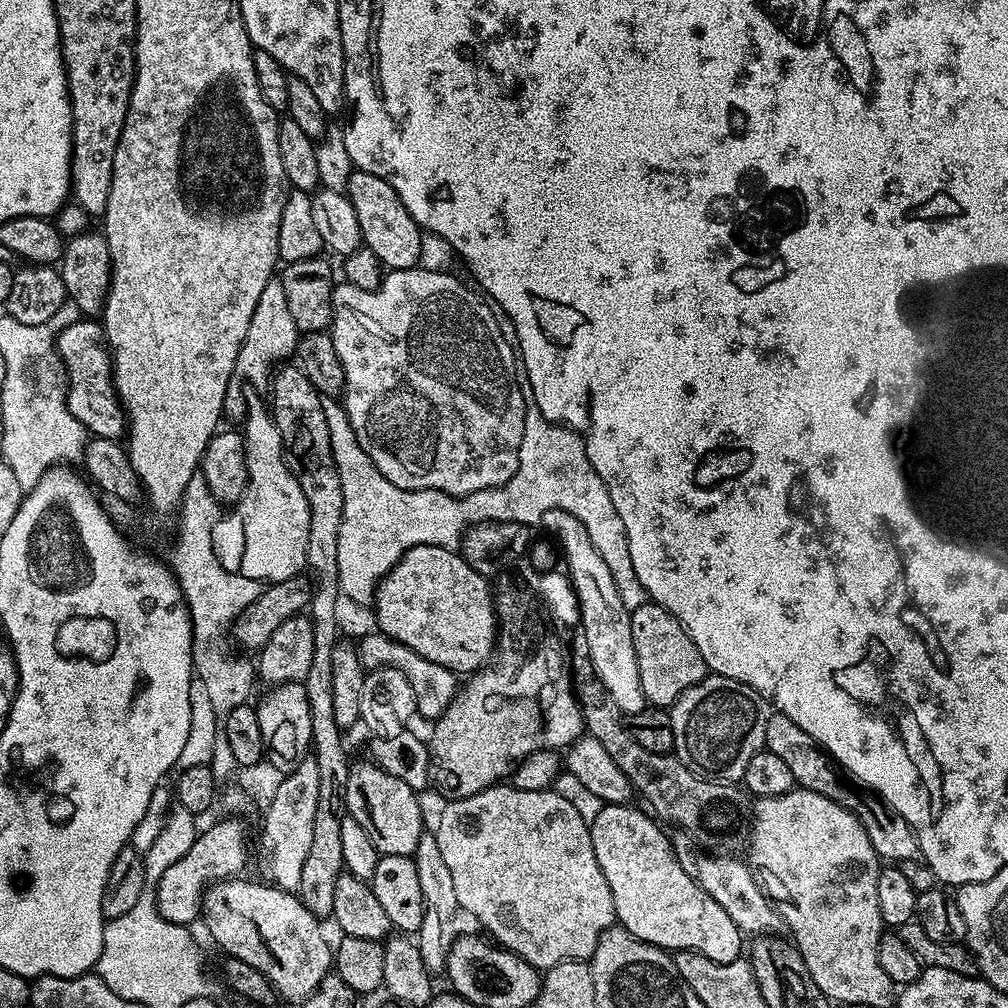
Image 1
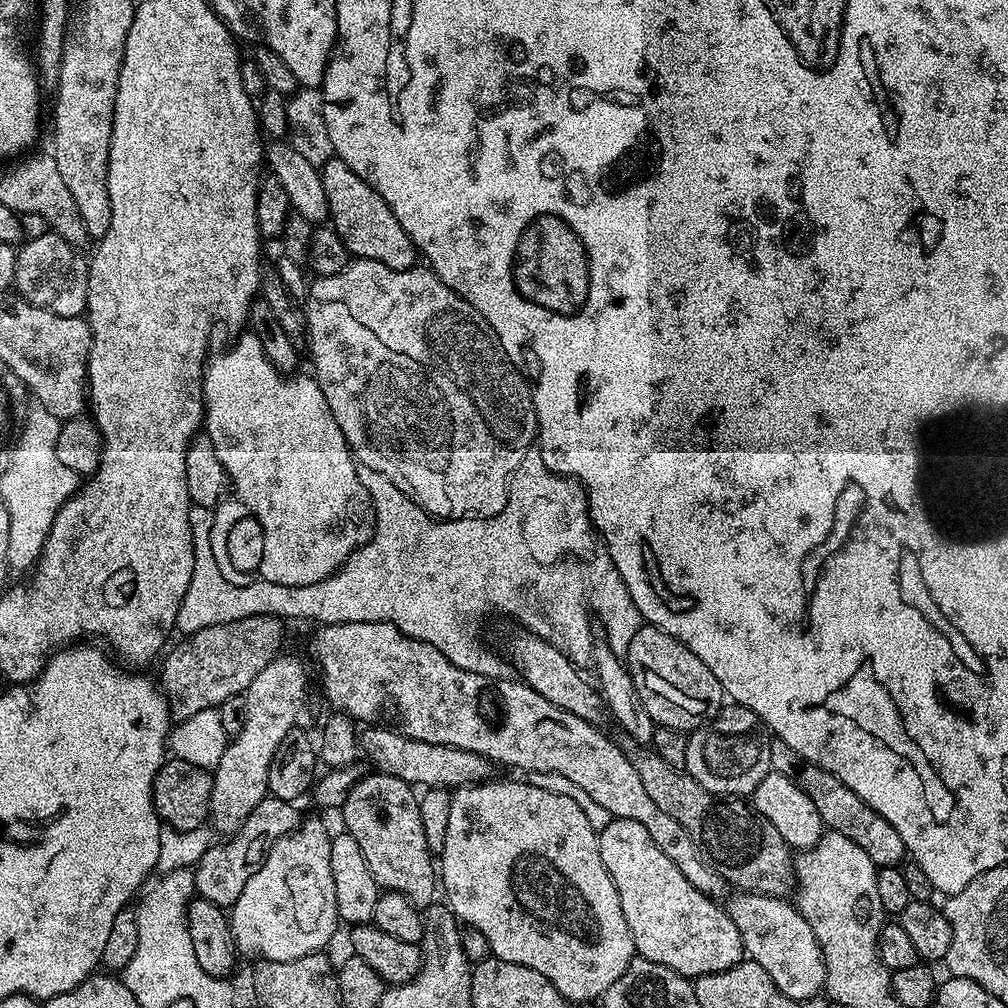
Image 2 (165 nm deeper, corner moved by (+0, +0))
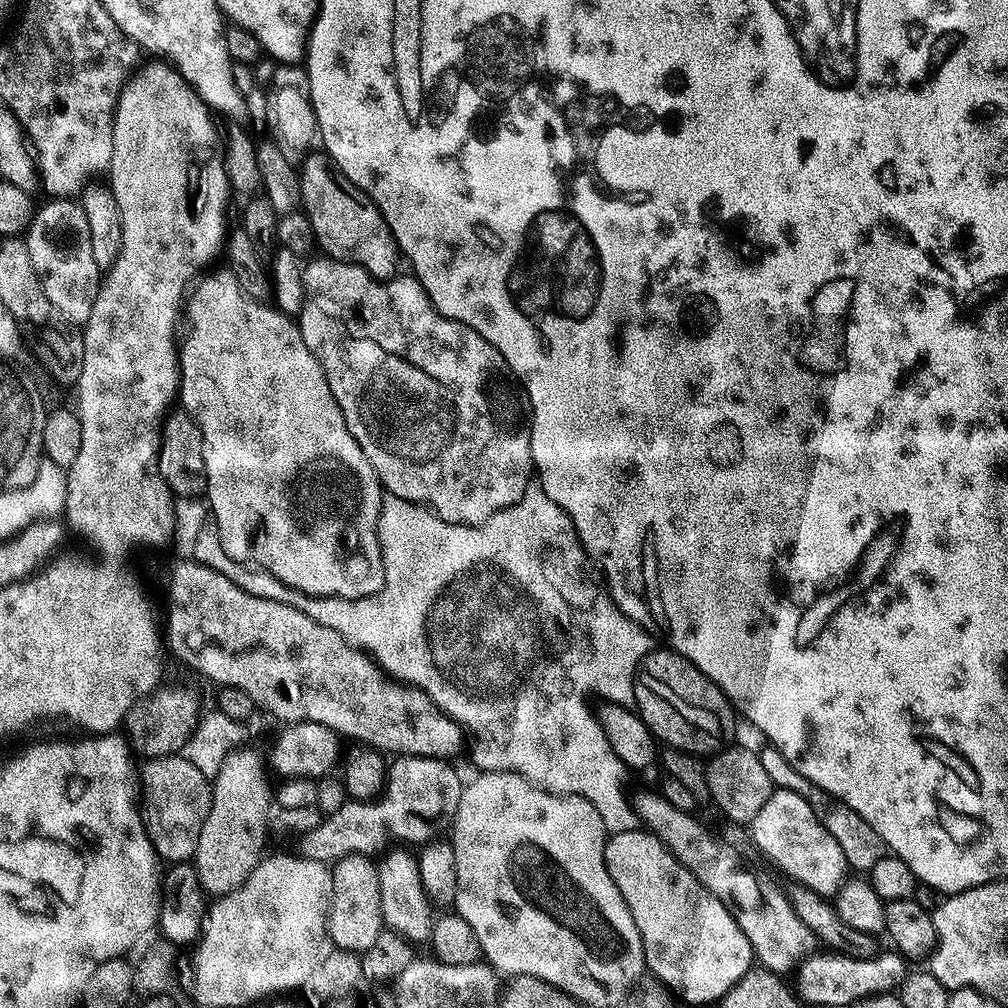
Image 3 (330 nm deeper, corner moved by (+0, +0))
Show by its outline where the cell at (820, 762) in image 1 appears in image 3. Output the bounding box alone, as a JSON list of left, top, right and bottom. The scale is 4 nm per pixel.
[758,746,886,874]

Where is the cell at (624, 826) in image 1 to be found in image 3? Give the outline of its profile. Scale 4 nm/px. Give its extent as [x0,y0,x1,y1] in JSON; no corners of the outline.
[604,830,754,1005]

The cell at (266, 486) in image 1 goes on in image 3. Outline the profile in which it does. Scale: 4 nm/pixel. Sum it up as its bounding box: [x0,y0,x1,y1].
[178,271,385,600]

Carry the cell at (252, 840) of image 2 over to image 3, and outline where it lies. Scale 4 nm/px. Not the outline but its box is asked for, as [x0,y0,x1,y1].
[299,756,462,865]

